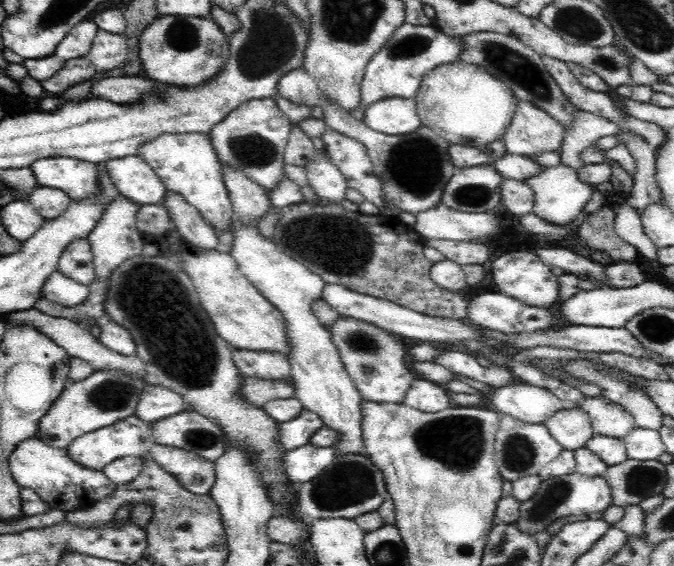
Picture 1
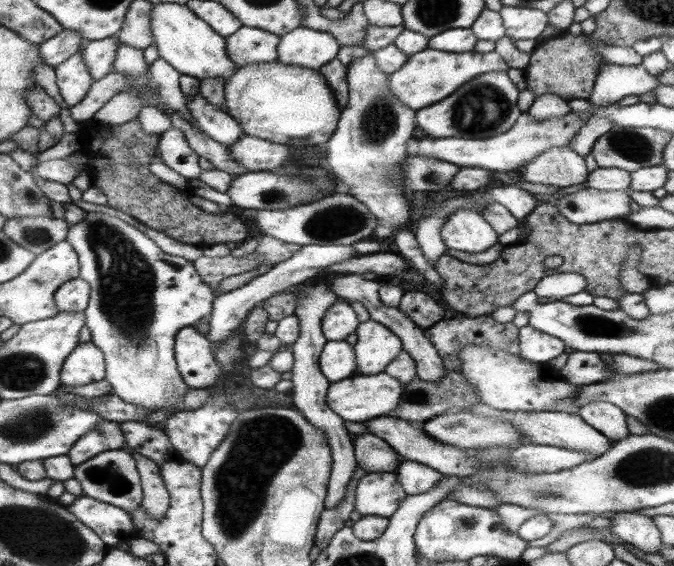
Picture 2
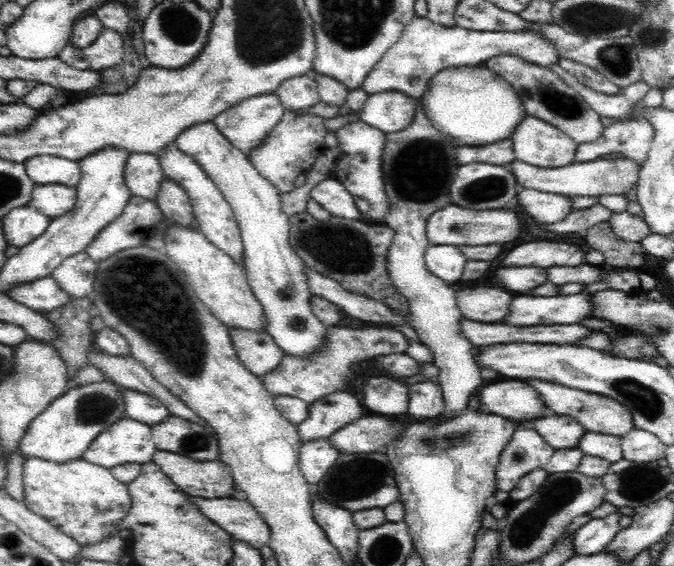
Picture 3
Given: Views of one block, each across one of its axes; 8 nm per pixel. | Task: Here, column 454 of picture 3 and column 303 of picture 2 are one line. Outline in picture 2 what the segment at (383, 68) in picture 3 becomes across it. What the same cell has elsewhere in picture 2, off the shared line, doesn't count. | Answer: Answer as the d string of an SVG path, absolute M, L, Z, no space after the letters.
M299 26L280 36L276 51L280 63L317 71L336 58L338 47L329 33Z

